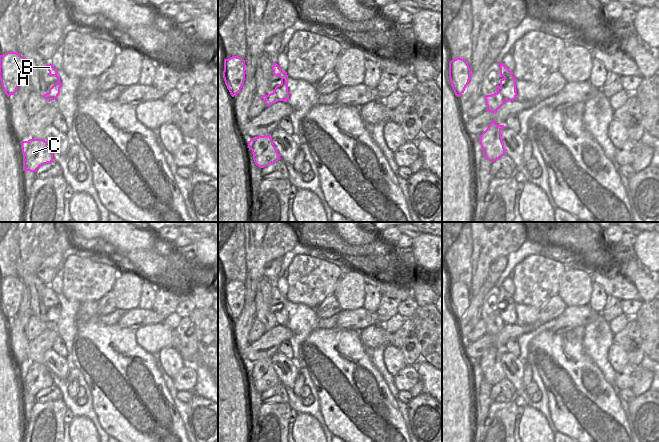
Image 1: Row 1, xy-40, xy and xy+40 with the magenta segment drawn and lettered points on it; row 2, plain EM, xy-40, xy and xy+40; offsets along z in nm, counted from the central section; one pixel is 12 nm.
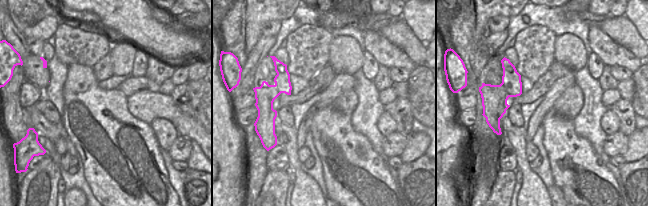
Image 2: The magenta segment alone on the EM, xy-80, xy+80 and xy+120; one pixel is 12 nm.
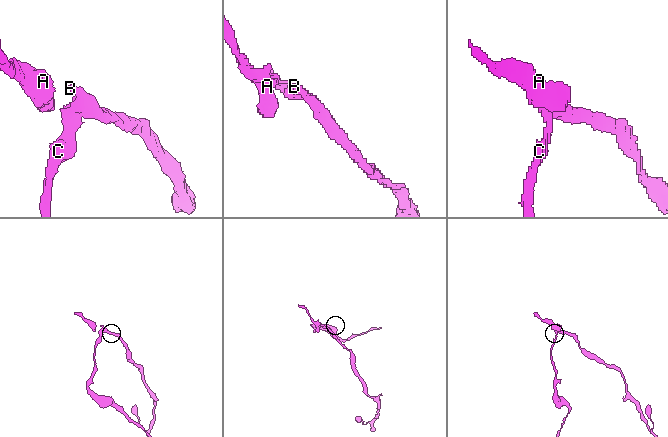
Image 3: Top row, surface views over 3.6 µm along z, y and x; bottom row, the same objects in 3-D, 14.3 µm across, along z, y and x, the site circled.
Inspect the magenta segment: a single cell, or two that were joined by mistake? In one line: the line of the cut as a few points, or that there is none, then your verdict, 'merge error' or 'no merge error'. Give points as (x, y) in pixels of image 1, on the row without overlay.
xy+40 (499, 311), (499, 315), (505, 324) | merge error

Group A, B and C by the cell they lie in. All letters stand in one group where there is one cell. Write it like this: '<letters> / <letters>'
A B / C

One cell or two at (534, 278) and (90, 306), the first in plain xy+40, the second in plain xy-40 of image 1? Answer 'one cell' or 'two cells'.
two cells

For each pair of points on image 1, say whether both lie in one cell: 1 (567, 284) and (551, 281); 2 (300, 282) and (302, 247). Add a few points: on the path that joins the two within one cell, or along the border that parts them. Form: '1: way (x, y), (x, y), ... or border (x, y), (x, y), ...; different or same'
1: border (565, 268), (559, 278), (559, 291), (557, 293); different
2: border (306, 253), (293, 258), (288, 273); different

